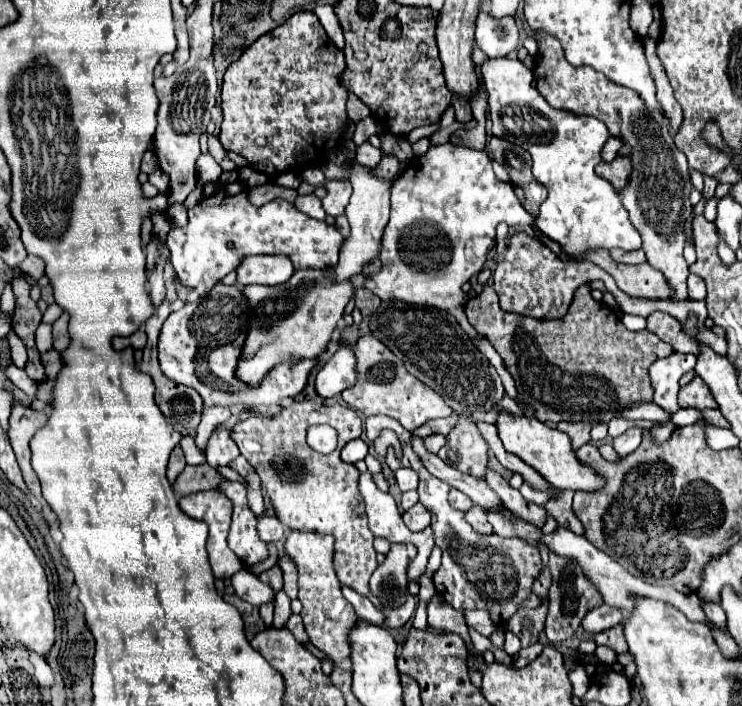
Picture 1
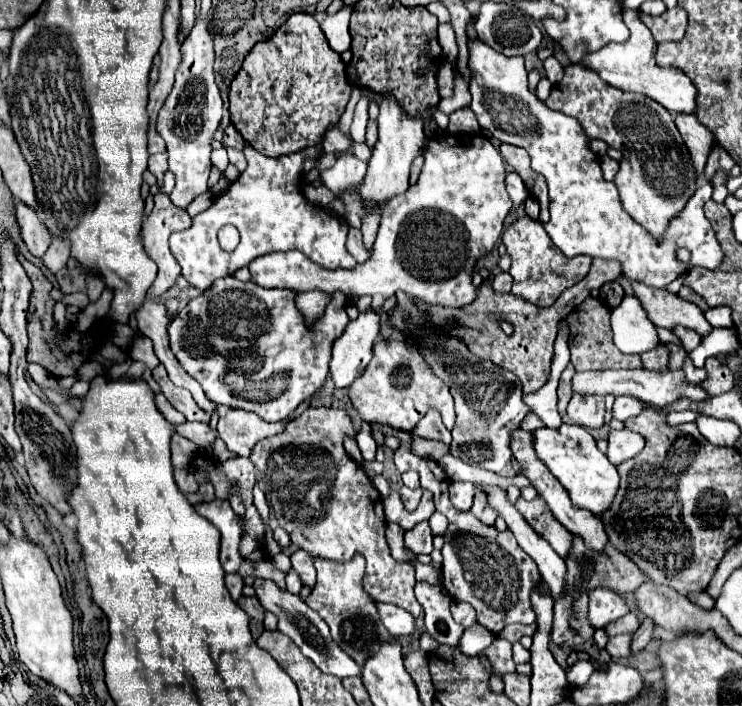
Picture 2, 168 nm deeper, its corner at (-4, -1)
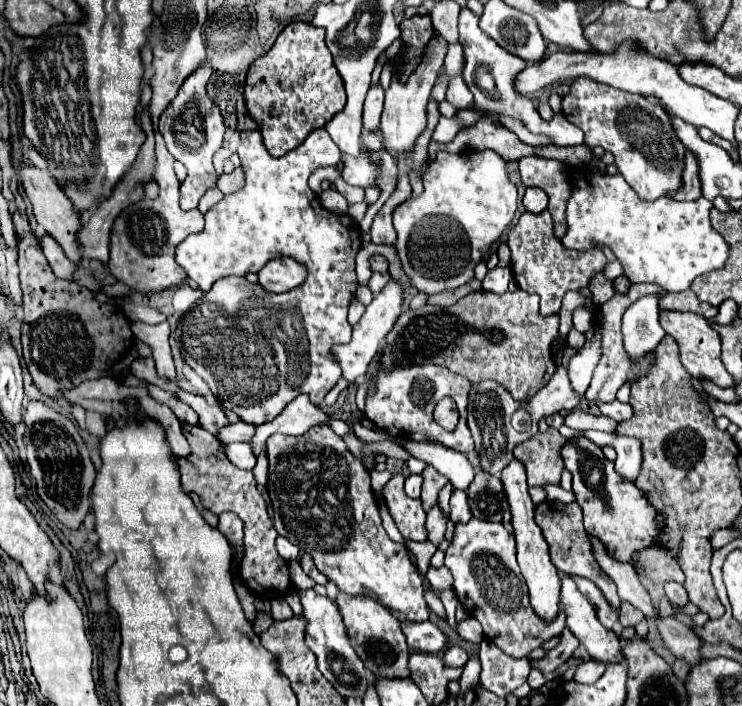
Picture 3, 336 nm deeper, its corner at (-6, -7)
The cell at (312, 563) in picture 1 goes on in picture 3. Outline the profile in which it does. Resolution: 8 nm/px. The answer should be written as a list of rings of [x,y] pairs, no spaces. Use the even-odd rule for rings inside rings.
[[[339,592],[337,606],[347,626],[351,644],[359,658],[365,662],[365,668],[379,678],[409,678],[409,648],[401,630],[401,622],[395,620],[389,610],[385,610],[369,596],[349,596],[345,592]]]

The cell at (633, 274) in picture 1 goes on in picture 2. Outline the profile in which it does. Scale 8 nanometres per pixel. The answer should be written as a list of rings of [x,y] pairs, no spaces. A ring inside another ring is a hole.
[[[631,282],[631,288],[633,296],[643,302],[643,310],[647,310],[647,316],[655,326],[673,328],[681,324],[699,332],[701,336],[707,336],[711,332],[709,322],[693,302],[687,302],[665,288],[649,288],[643,282]]]

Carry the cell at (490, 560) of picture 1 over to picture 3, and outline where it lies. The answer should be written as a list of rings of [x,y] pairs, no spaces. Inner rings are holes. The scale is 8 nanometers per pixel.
[[[471,518],[471,522],[455,526],[453,542],[445,554],[445,566],[455,578],[453,590],[457,592],[459,602],[481,622],[485,636],[505,654],[513,658],[527,658],[531,650],[543,646],[549,638],[559,636],[567,624],[563,610],[559,610],[557,620],[549,624],[533,612],[515,552],[515,536],[507,532],[501,522]],[[477,610],[481,610],[483,616],[477,616]]]

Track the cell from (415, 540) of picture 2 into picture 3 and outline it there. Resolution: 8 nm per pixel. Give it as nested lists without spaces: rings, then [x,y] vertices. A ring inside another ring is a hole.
[[[435,504],[429,512],[427,512],[427,532],[429,532],[429,540],[433,544],[439,544],[441,538],[445,536],[445,524],[447,524],[447,514],[441,512],[439,504]]]

